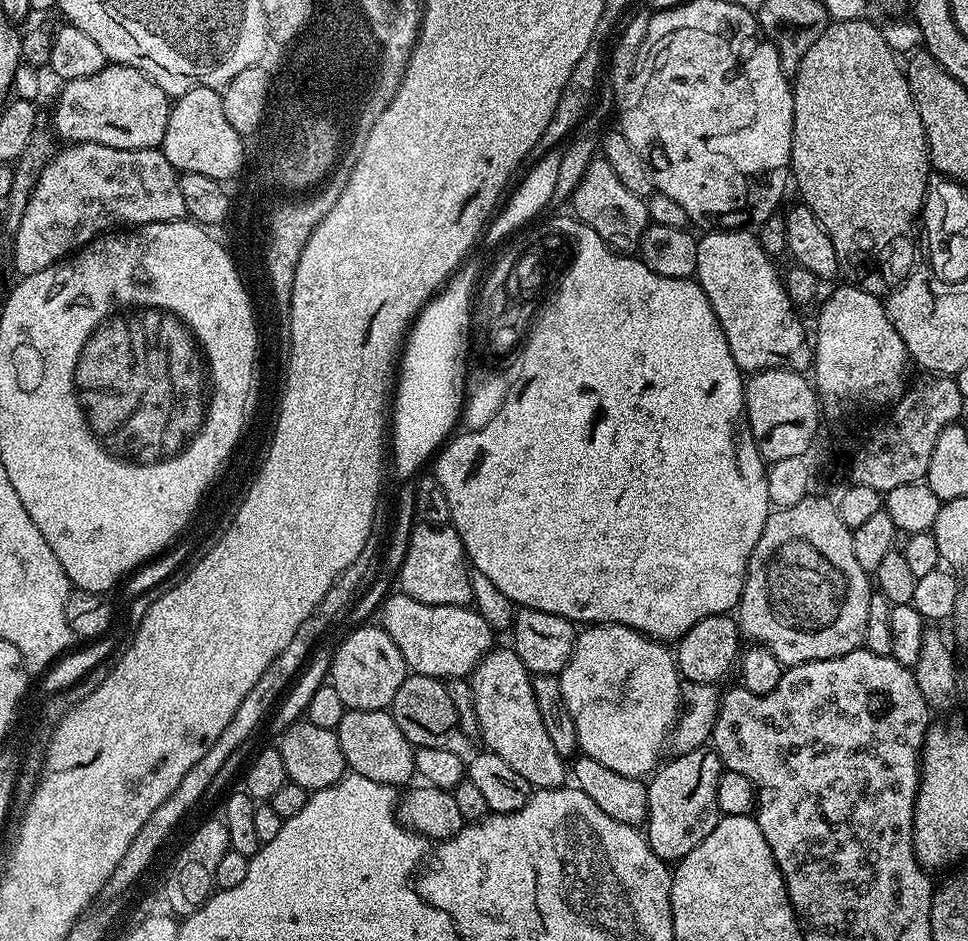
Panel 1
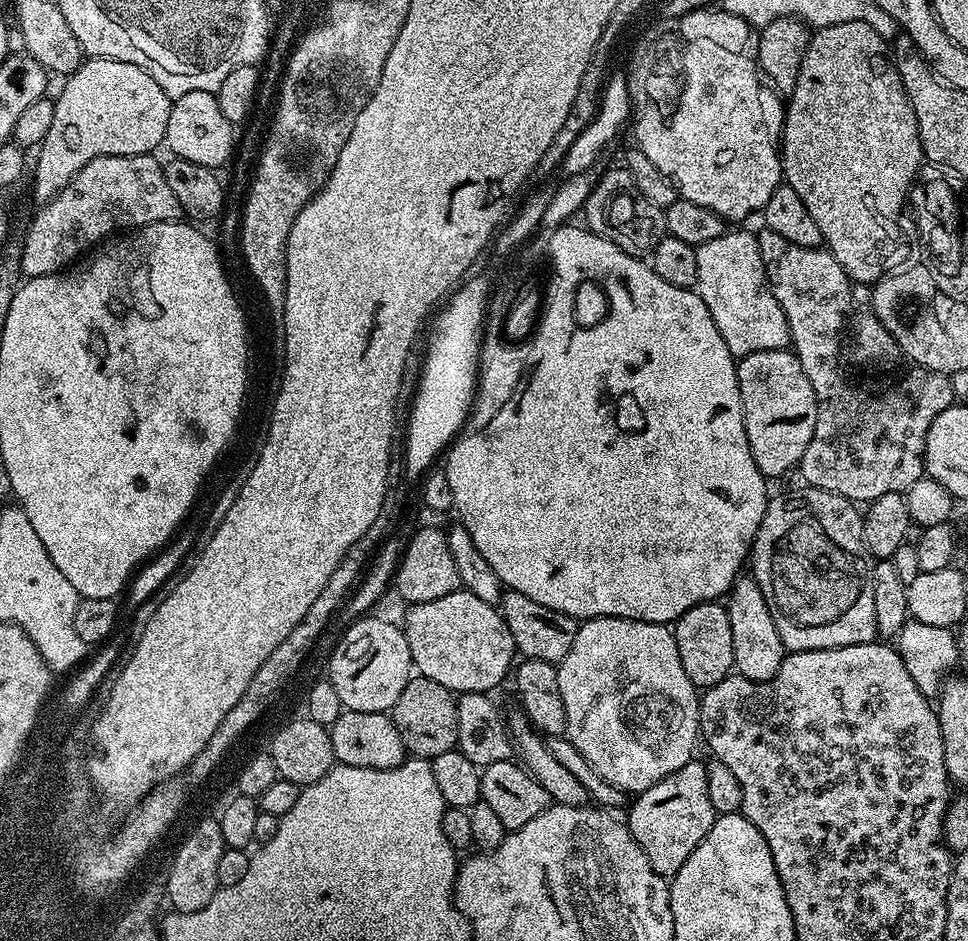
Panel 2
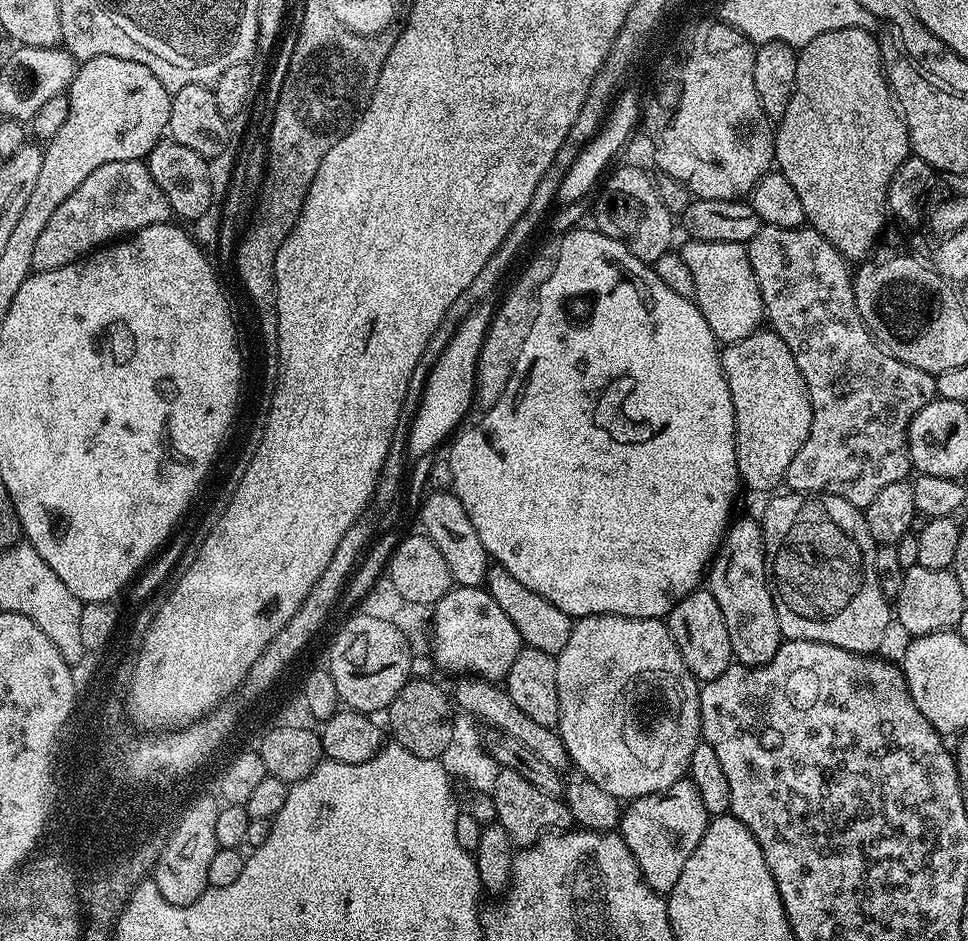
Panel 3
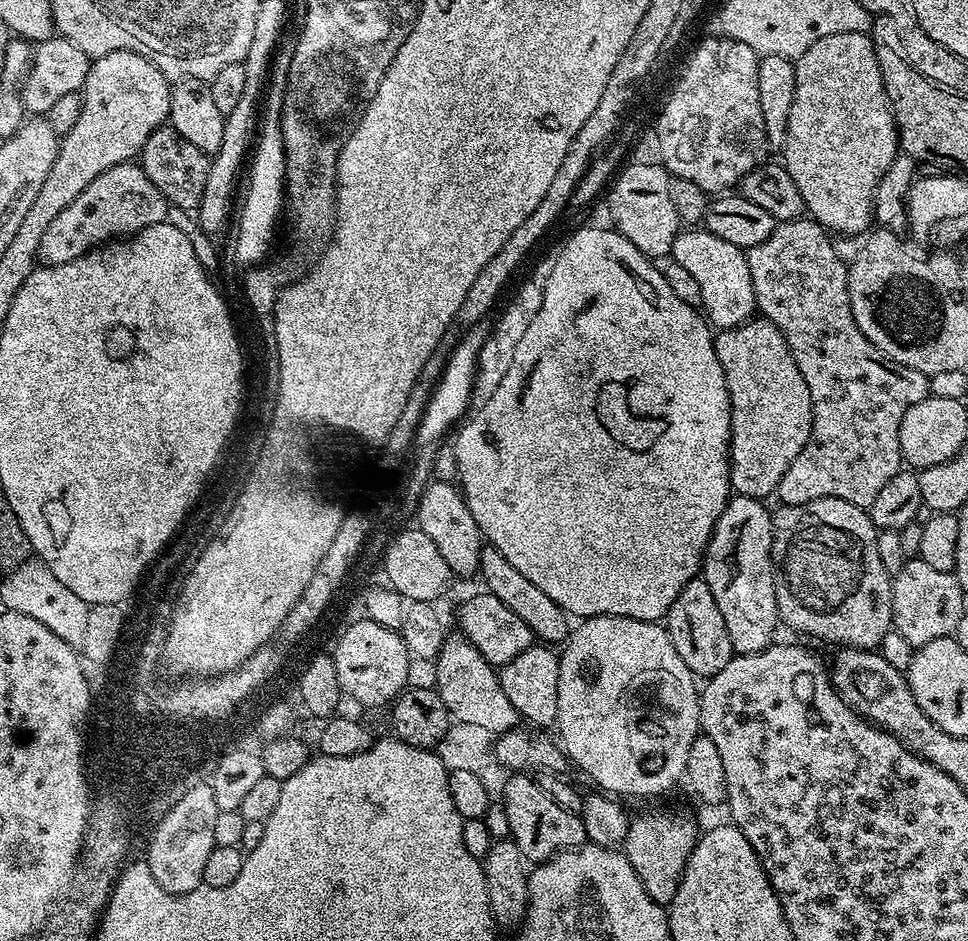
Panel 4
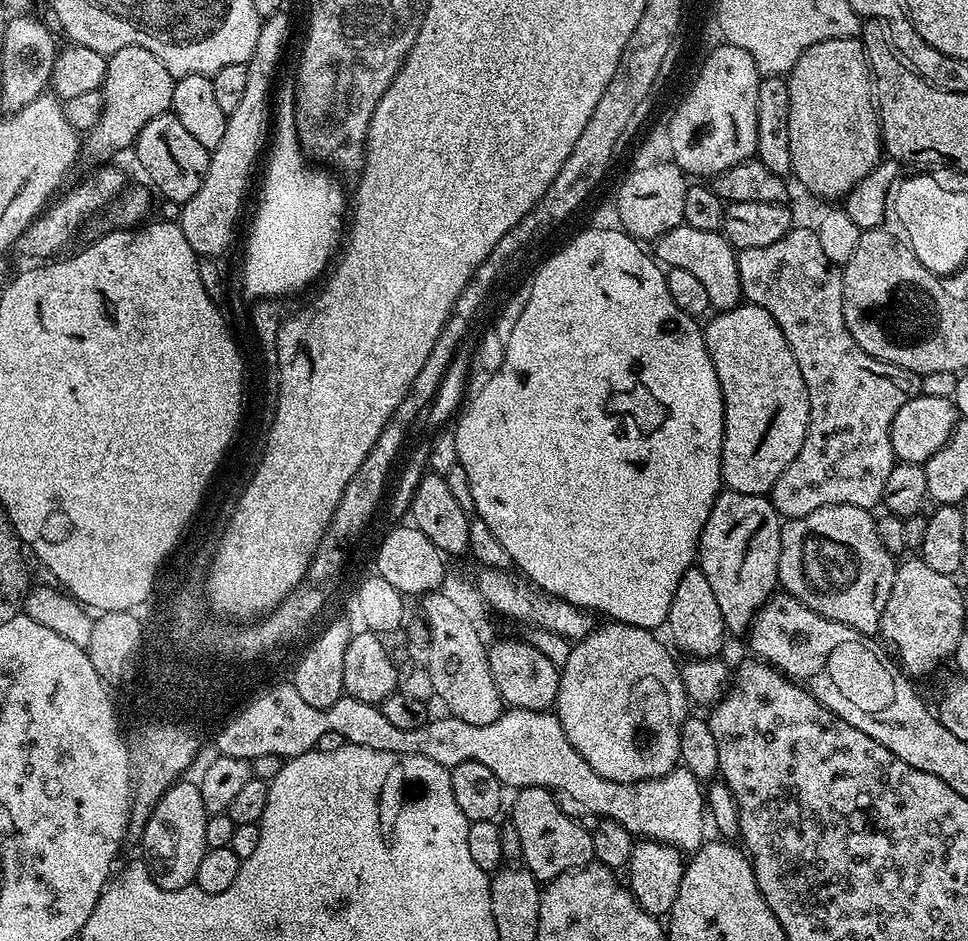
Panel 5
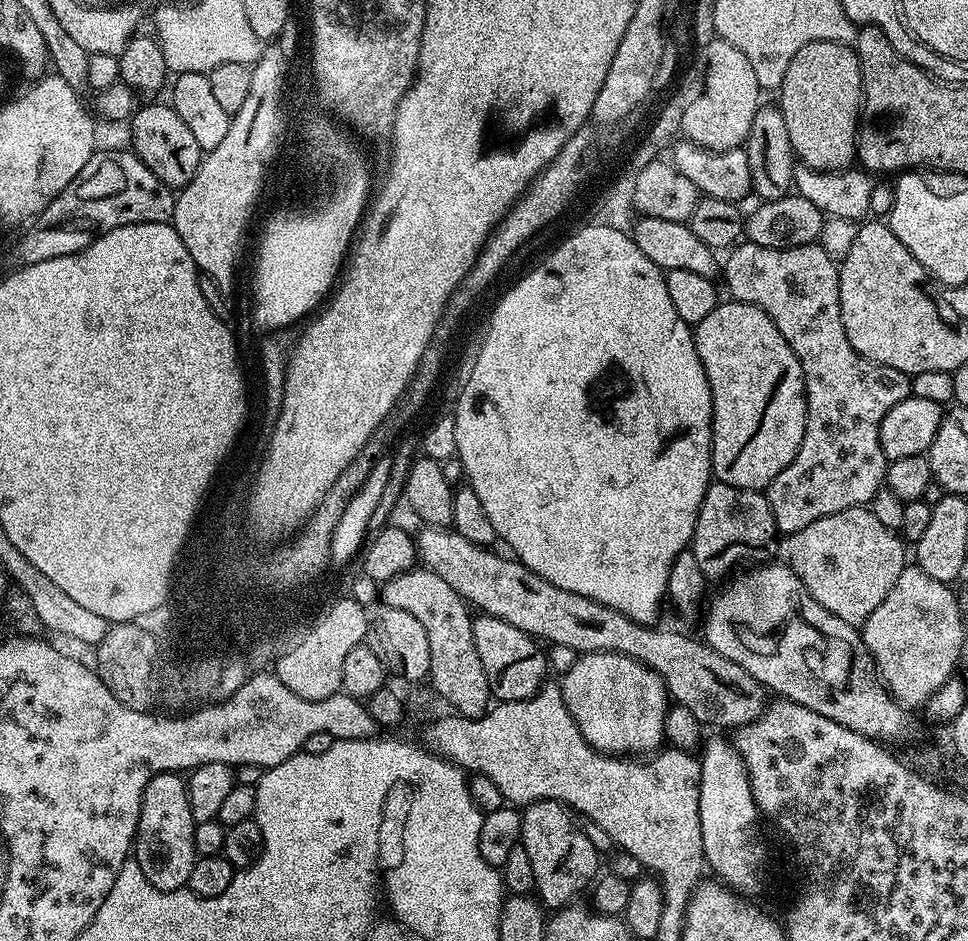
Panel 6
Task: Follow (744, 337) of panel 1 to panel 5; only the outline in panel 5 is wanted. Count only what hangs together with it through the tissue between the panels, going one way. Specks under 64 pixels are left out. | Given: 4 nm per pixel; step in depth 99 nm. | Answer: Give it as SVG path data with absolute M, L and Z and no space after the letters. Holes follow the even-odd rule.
M682 223L674 230L662 234L655 241L654 256L661 265L668 268L681 268L694 274L706 289L709 305L716 310L735 308L741 303L740 275L738 274L737 249L720 232L710 230L694 230L690 225Z

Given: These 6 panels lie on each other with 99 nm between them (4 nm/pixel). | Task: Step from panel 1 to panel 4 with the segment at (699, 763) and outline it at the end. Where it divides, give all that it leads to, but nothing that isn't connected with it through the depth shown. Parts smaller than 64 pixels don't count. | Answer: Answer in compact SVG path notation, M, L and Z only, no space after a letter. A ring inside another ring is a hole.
M644 812L631 821L622 851L630 866L634 866L634 874L638 874L646 894L654 902L667 906L674 894L678 894L678 882L697 839L695 822L680 812Z

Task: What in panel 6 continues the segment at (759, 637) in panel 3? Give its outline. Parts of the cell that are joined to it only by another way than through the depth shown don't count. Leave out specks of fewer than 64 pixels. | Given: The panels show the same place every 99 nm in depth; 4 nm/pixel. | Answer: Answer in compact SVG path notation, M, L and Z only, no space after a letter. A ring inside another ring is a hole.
M713 482L709 484L704 501L700 507L700 513L696 519L696 529L692 535L690 550L694 558L698 558L698 566L702 566L705 577L712 576L727 577L743 560L752 560L748 562L760 562L765 559L768 547L772 544L772 539L777 539L776 523L774 514L768 505L768 497L763 491L750 488L735 488L729 484Z

